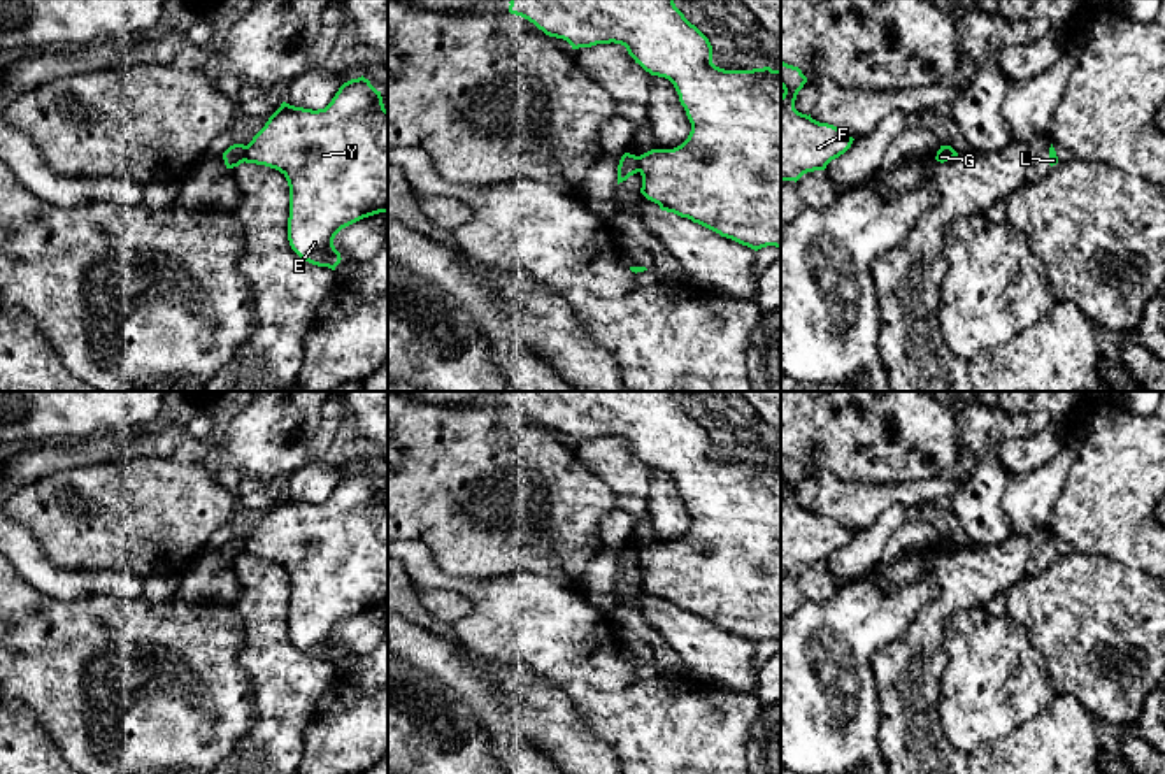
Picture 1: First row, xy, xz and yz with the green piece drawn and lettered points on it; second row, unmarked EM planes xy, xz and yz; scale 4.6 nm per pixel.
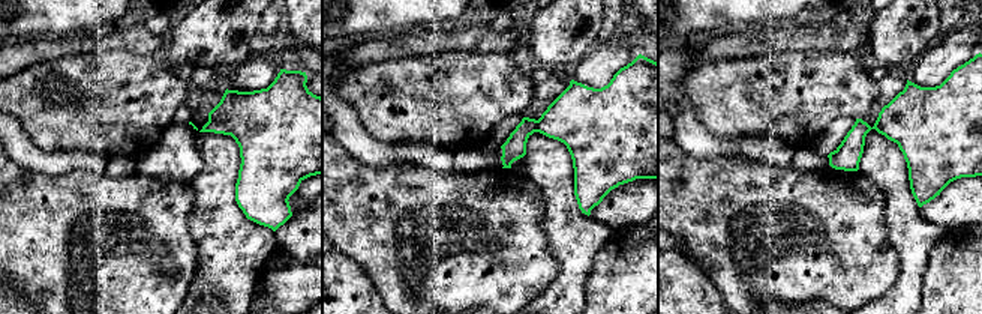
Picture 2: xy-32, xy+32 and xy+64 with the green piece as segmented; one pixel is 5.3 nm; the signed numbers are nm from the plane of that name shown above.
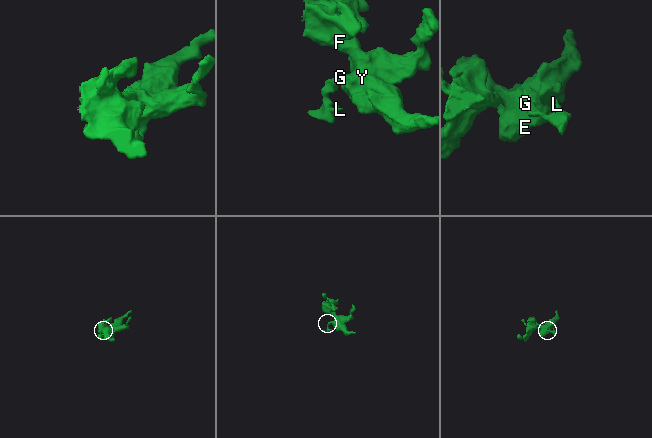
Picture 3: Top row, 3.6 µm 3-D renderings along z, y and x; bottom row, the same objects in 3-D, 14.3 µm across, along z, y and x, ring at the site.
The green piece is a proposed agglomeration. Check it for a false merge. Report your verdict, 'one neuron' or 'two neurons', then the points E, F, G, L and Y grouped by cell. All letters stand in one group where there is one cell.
two neurons | E F G Y / L

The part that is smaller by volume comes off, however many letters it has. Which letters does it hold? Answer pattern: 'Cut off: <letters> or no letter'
Cut off: L

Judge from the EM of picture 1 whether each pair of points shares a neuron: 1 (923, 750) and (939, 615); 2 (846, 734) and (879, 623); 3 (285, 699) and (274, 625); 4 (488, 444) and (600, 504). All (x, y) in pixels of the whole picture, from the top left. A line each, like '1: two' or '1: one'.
1: one
2: one
3: one
4: one

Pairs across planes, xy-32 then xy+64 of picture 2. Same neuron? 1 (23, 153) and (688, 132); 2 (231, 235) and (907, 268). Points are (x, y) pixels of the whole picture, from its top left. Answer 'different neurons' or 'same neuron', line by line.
1: same neuron
2: same neuron

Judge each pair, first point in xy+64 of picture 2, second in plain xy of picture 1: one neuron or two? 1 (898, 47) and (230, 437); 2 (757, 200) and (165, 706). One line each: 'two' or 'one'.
1: one
2: one

